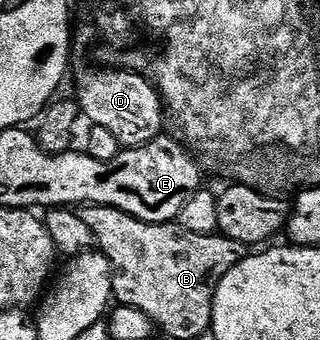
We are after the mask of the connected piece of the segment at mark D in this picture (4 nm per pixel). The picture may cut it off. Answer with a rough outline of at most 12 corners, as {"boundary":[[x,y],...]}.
{"boundary":[[132,70],[78,72],[86,123],[125,148],[162,133],[156,85]]}

